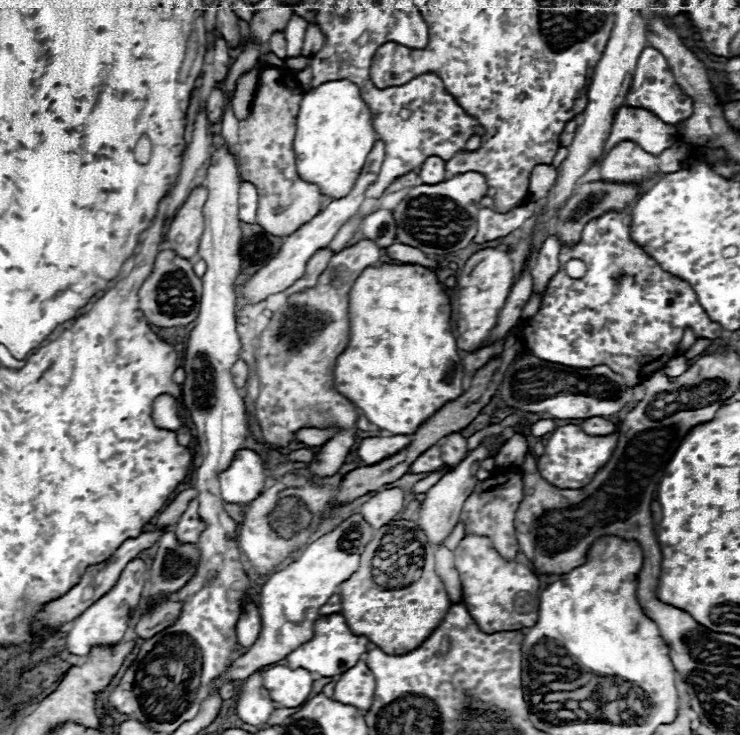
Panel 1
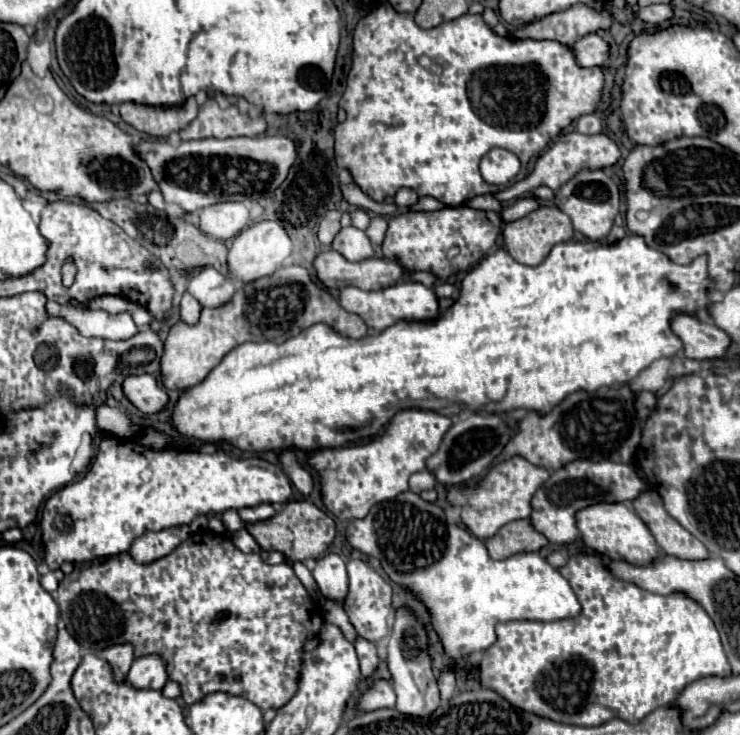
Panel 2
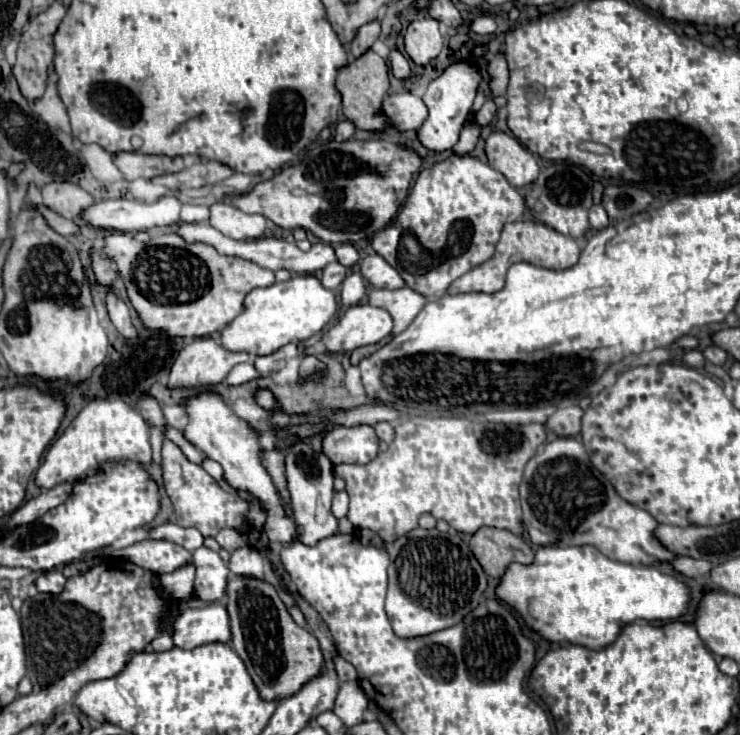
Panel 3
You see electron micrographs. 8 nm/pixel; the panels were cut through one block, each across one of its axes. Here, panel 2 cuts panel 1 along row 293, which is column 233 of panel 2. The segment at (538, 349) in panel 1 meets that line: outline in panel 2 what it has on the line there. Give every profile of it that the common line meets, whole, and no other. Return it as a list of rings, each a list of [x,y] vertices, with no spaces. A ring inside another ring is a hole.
[[[196,532],[194,536],[190,536],[186,542],[182,542],[172,554],[158,558],[156,562],[150,564],[138,564],[132,560],[130,554],[118,554],[106,560],[98,560],[98,562],[90,562],[90,564],[80,564],[72,570],[72,574],[68,574],[58,590],[56,590],[58,598],[58,608],[60,608],[60,618],[66,622],[66,630],[74,636],[74,640],[86,648],[86,650],[94,650],[96,654],[100,654],[102,650],[110,648],[110,646],[118,646],[118,644],[132,644],[134,646],[134,656],[148,656],[148,654],[158,654],[164,664],[166,664],[166,672],[168,672],[168,680],[178,682],[180,684],[180,692],[186,704],[194,704],[198,700],[202,700],[206,694],[212,692],[228,692],[228,694],[236,694],[236,696],[244,696],[250,702],[254,702],[262,712],[266,712],[268,708],[280,708],[284,706],[296,692],[296,682],[298,682],[298,670],[302,664],[302,646],[306,642],[306,638],[316,636],[320,626],[322,626],[322,618],[318,616],[318,604],[312,602],[312,598],[308,596],[306,588],[302,586],[302,582],[296,578],[294,570],[288,564],[278,564],[278,566],[268,566],[262,562],[262,558],[258,554],[244,554],[240,552],[228,536],[222,534],[206,534],[206,532]]]

